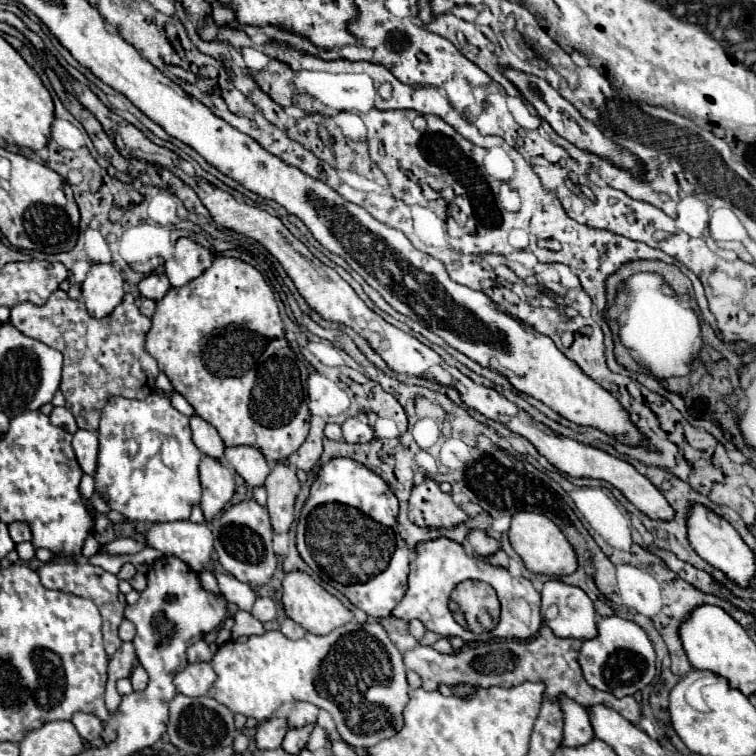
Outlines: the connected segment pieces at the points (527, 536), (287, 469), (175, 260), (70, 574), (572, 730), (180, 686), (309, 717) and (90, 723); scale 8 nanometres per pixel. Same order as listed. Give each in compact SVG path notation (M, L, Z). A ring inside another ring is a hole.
M532 511L516 513L512 517L508 537L510 537L510 543L516 549L516 553L522 557L524 565L534 573L542 573L542 575L550 575L550 577L562 577L562 575L574 573L578 567L576 551L572 549L568 539L564 537L564 533L558 529L558 525L554 521L550 521L546 515L532 513Z
M276 463L266 483L268 493L268 513L272 519L274 533L288 533L294 521L294 503L300 493L300 481L296 477L296 469L286 463Z
M180 237L176 241L174 257L164 263L172 287L182 287L188 281L200 277L200 273L206 271L210 265L212 253L188 237Z
M50 561L44 567L38 569L38 575L42 579L42 585L48 589L58 589L64 593L72 593L78 597L92 599L102 615L102 635L104 635L104 647L108 657L122 645L118 637L118 625L124 619L124 605L118 601L118 577L104 571L102 567L90 565L90 563L76 563L76 561Z
M560 697L564 709L564 747L582 747L594 739L594 729L586 709L568 697Z
M190 663L184 671L176 673L174 677L176 689L188 697L206 695L214 681L216 681L216 673L210 667L210 663Z
M294 703L292 711L288 713L288 721L290 721L290 727L304 727L304 725L314 725L316 723L316 717L318 717L318 707L312 705L312 703Z
M74 713L72 723L74 723L76 731L80 733L80 737L86 739L86 741L100 737L102 727L104 727L96 715L88 715L88 713Z

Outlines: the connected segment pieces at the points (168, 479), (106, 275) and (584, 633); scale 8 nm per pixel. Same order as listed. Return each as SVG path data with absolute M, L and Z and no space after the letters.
M150 393L146 399L110 397L100 417L100 453L96 471L96 491L106 499L110 509L122 513L132 521L180 521L188 519L194 505L200 503L200 479L198 463L202 453L192 441L188 417L176 411L164 395Z
M96 263L90 267L86 281L82 283L82 299L92 317L100 319L112 313L112 309L124 297L124 279L112 263Z
M558 579L546 581L542 589L542 613L550 605L558 607L558 615L554 619L544 617L544 623L556 633L556 637L596 637L596 611L592 599L580 587Z

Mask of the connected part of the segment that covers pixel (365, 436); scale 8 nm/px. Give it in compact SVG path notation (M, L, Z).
M350 417L342 423L342 433L344 433L344 441L348 443L368 443L374 439L374 431L372 427L362 421L360 417Z

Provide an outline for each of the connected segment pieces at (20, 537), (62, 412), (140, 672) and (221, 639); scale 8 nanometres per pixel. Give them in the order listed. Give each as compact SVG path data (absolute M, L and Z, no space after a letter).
M12 523L10 525L10 533L14 543L22 543L22 541L30 541L30 527L26 523Z
M54 407L54 411L50 413L50 421L52 421L54 425L58 425L58 427L68 429L70 433L76 433L76 429L78 429L74 415L72 415L66 407Z
M140 665L132 671L130 679L132 679L134 691L144 691L144 689L146 689L146 685L148 685L148 675L146 675L146 671L144 671Z
M228 617L228 619L224 621L224 625L220 627L220 631L218 631L216 645L224 645L226 641L230 641L230 639L232 639L232 625L234 625L234 619L232 619L232 617Z

